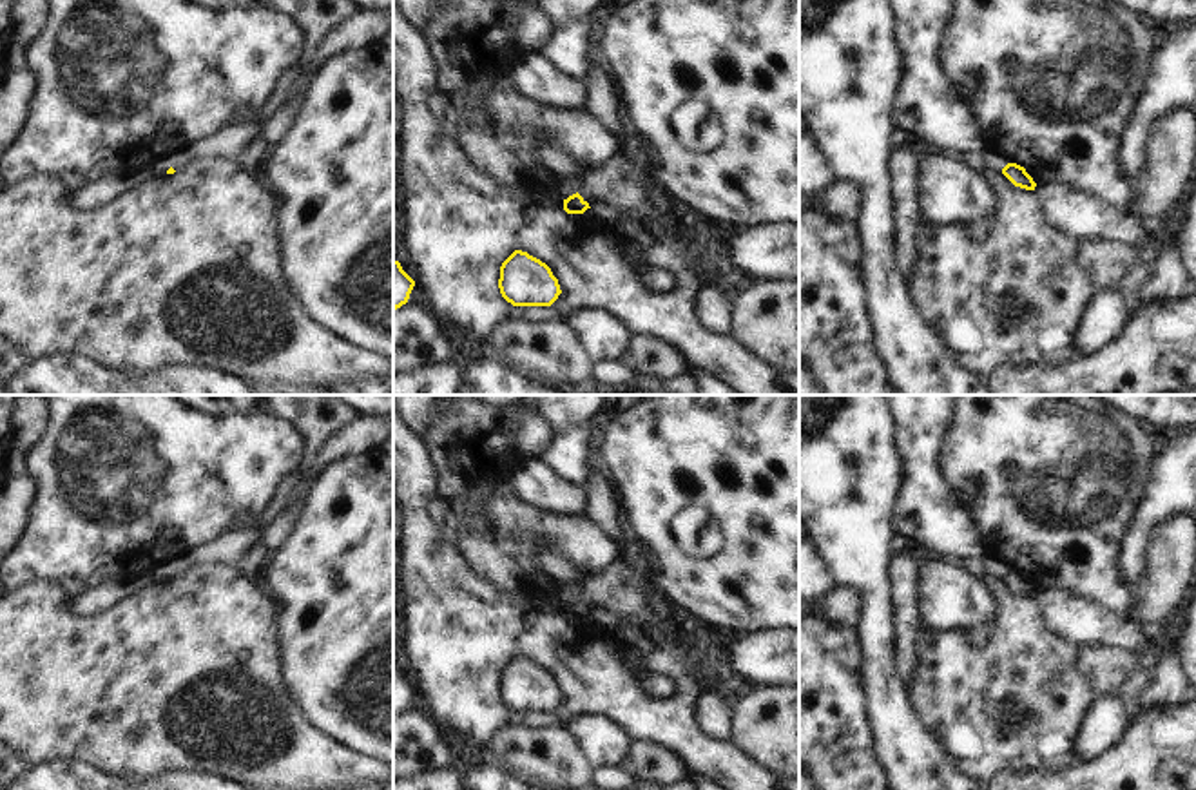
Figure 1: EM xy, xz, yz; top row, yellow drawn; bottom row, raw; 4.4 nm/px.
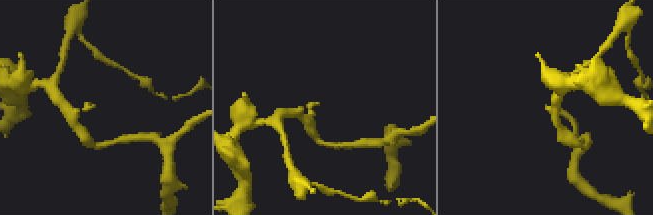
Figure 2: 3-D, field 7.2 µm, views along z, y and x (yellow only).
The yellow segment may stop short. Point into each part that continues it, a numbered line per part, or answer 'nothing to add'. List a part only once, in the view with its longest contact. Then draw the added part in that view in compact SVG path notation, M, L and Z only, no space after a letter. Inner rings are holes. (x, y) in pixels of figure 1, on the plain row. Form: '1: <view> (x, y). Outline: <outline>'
nothing to add

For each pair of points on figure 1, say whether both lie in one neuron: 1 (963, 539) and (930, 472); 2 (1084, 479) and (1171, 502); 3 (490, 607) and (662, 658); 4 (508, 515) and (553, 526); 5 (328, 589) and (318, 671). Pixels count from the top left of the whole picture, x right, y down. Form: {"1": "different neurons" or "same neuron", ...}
{"1": "same neuron", "2": "different neurons", "3": "same neuron", "4": "same neuron", "5": "same neuron"}

